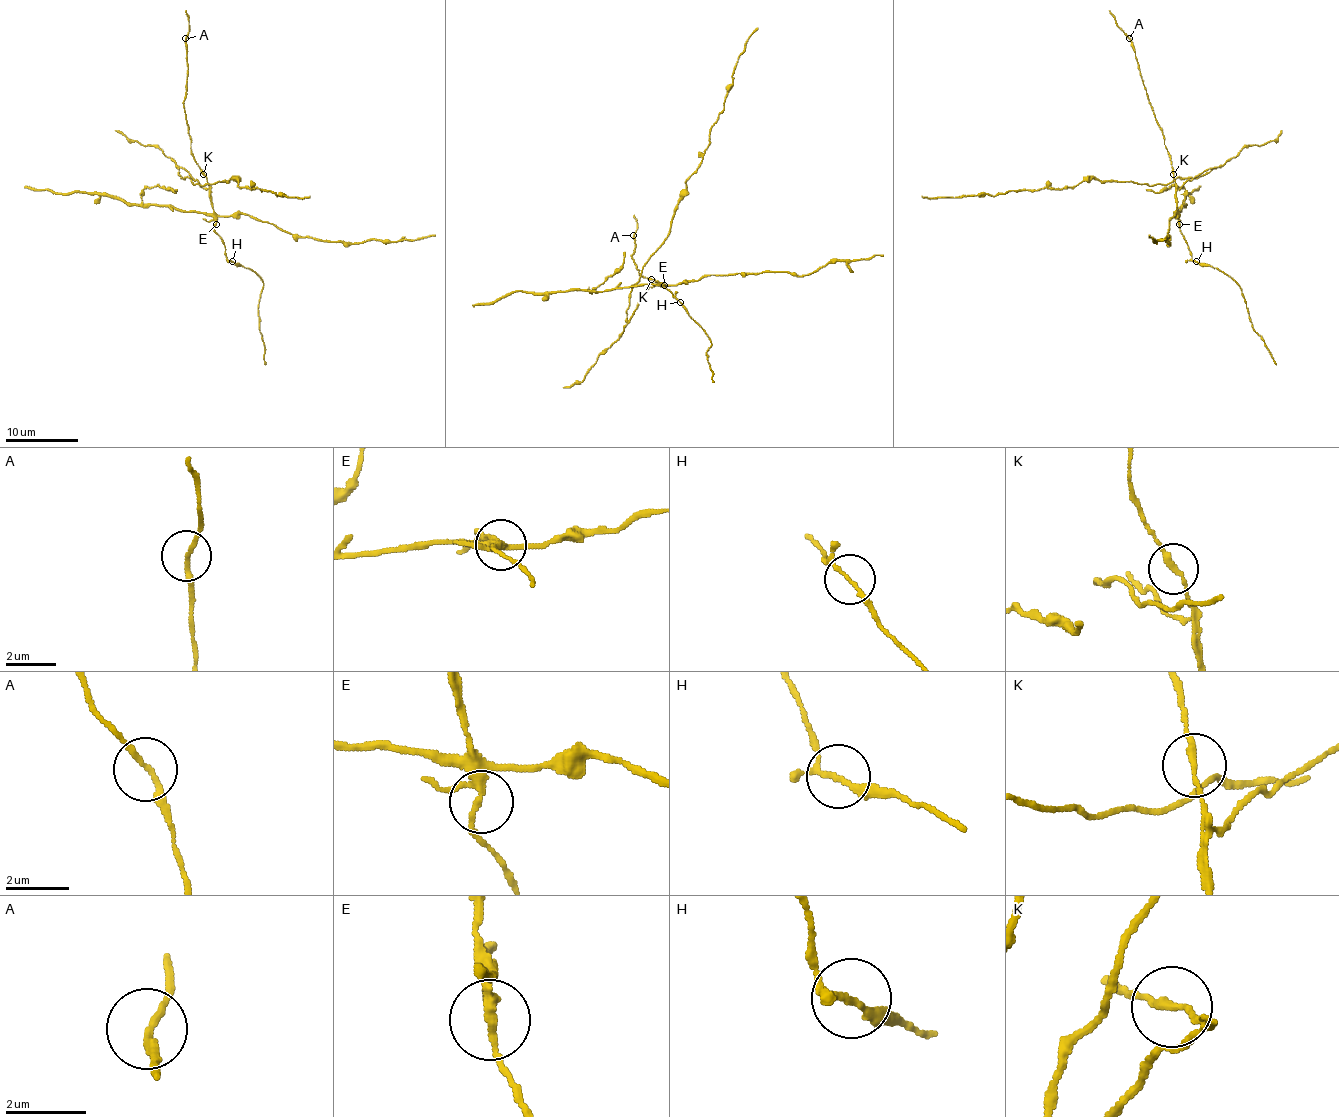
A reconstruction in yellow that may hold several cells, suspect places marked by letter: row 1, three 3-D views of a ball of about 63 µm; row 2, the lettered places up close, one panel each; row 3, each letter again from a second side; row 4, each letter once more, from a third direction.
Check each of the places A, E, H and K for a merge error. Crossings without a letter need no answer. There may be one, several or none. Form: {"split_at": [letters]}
{"split_at": ["E"]}

